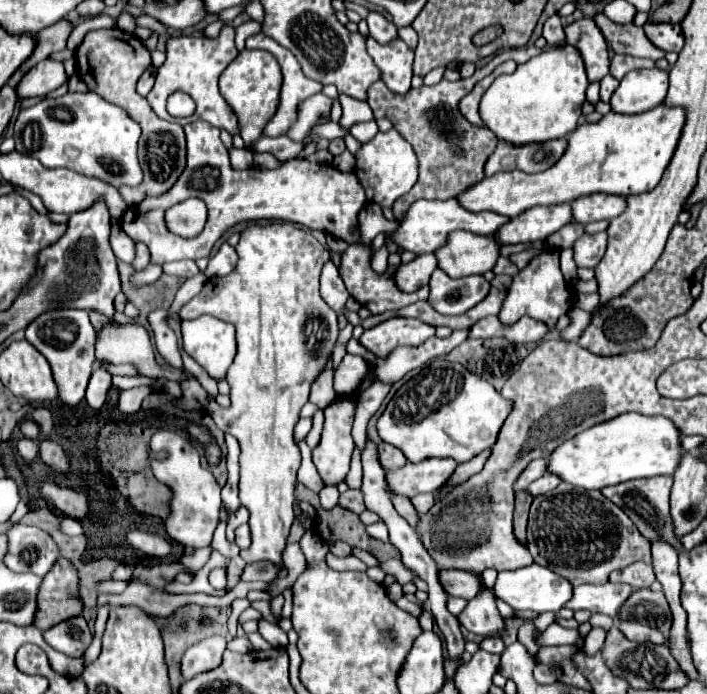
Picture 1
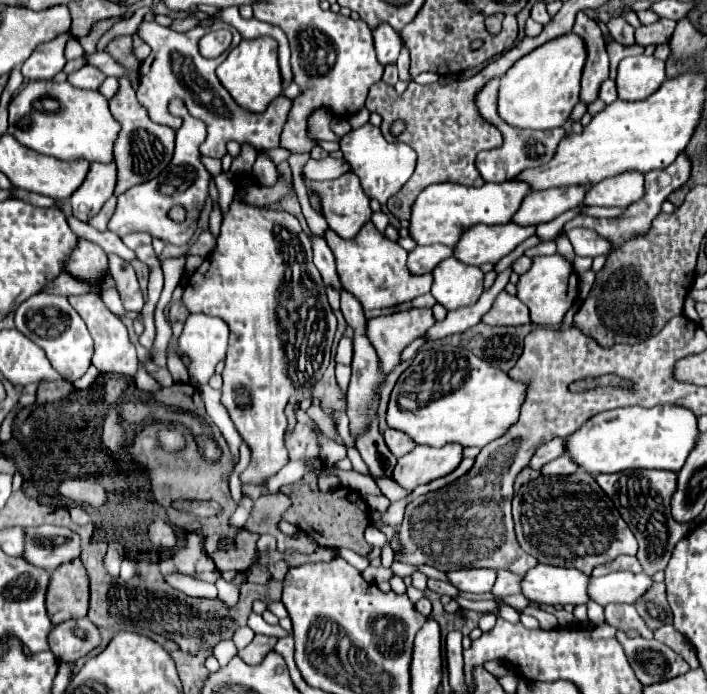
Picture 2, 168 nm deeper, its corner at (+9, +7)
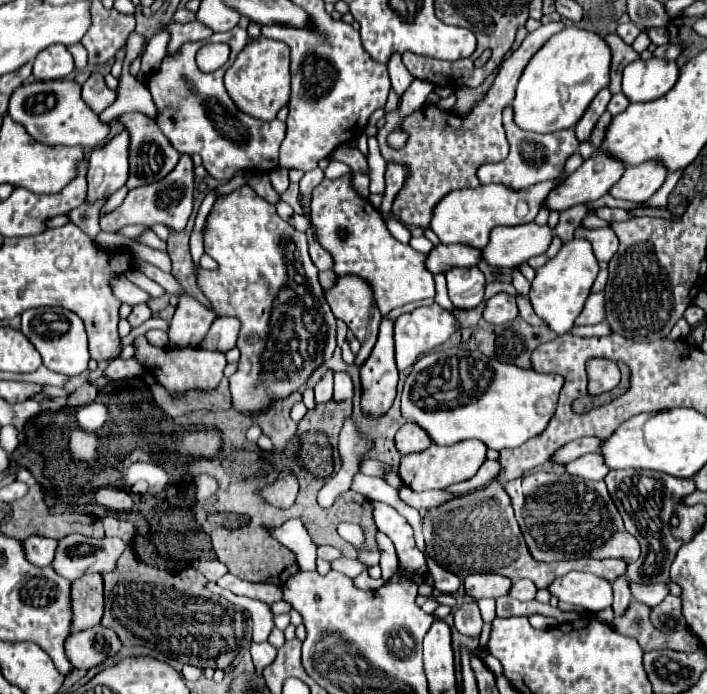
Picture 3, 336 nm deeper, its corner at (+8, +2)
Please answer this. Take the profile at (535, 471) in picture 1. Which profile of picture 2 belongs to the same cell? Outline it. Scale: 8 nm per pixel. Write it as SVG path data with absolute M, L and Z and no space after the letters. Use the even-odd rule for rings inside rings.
M556 438L556 440L552 440L552 442L546 442L546 444L542 444L542 446L534 452L534 456L532 456L530 462L528 462L528 468L540 470L546 462L558 458L562 452L564 452L564 440Z

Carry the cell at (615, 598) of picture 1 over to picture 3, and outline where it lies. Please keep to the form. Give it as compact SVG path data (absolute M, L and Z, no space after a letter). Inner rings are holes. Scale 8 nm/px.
M631 583L631 593L635 599L641 599L641 603L655 607L669 595L669 585L667 583L651 583L651 585Z

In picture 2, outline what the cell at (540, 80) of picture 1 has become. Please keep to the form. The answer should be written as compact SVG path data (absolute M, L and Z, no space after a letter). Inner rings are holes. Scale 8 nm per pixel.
M564 34L520 58L502 78L498 88L498 114L514 128L550 130L562 126L580 98L580 74L584 66L584 42L574 34Z

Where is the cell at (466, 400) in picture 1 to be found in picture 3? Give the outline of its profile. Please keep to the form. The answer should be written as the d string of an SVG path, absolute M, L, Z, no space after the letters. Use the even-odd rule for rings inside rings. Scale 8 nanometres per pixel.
M445 349L423 355L413 365L405 381L401 411L409 421L425 427L437 445L481 439L489 449L513 449L545 431L555 415L563 383L565 379L557 373L523 369L489 359L481 351Z

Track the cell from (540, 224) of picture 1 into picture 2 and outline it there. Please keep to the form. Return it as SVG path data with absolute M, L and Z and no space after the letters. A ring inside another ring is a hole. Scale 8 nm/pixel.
M586 186L570 188L548 188L542 192L530 192L522 200L522 206L512 216L512 222L518 226L538 226L554 220L570 208L582 204Z

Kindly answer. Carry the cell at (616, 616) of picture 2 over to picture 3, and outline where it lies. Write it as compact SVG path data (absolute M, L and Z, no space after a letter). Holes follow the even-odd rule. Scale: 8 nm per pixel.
M619 575L613 581L613 593L615 593L613 611L615 611L615 615L623 615L625 613L625 607L631 601L631 591L629 591L629 579L627 579L627 575Z

